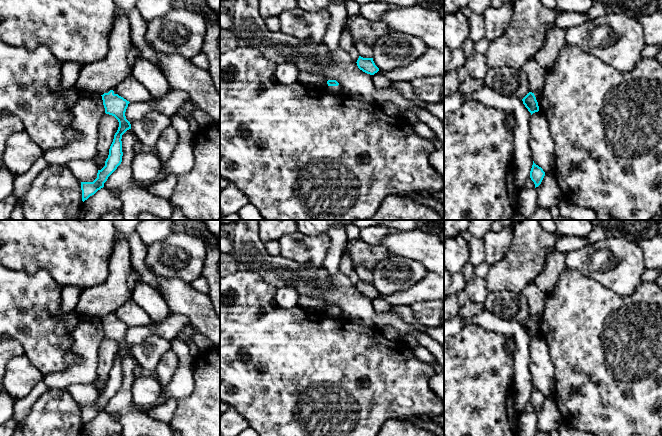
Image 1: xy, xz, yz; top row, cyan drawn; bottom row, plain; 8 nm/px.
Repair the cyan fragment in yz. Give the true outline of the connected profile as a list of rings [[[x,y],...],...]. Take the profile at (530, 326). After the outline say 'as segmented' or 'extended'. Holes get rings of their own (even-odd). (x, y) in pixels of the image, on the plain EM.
[[[529,316],[523,323],[523,328],[528,333],[528,335],[531,337],[531,339],[535,336],[539,335],[540,331],[540,322],[541,318],[538,316]]]; extended

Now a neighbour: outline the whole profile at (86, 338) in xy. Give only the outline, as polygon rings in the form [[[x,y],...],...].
[[[82,316],[72,333],[70,350],[77,354],[78,362],[64,370],[43,376],[48,388],[66,389],[73,384],[94,384],[97,378],[98,350],[105,338],[102,320]]]

